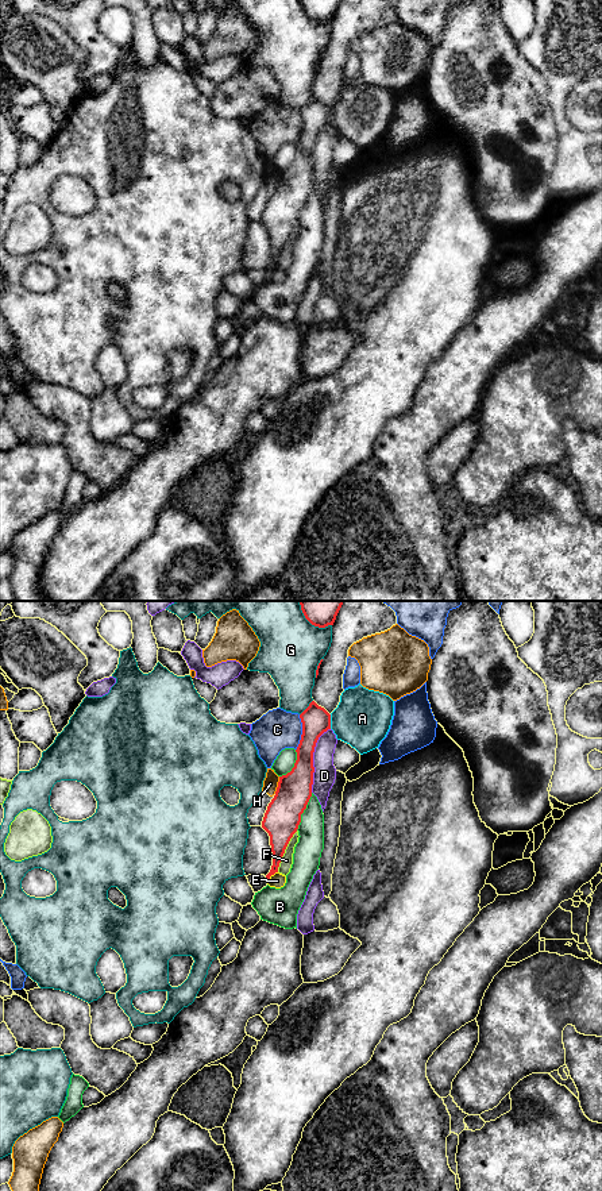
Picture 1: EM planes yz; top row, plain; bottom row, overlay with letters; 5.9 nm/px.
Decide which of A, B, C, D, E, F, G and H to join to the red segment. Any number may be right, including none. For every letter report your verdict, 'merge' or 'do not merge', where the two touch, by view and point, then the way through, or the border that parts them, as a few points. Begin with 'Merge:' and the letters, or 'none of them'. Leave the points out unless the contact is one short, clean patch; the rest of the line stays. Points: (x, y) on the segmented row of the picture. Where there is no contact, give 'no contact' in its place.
Merge: none of them
A: do not merge | yz (330, 721) | along yz (330, 715), (331, 728)
B: do not merge | yz (303, 812)
C: do not merge | yz (303, 732)
D: do not merge | yz (312, 759)
E: do not merge | yz (271, 874) | along yz (277, 871), (267, 881)
F: do not merge | yz (284, 851)
G: do not merge | yz (307, 708)
H: do not merge | yz (278, 785)

